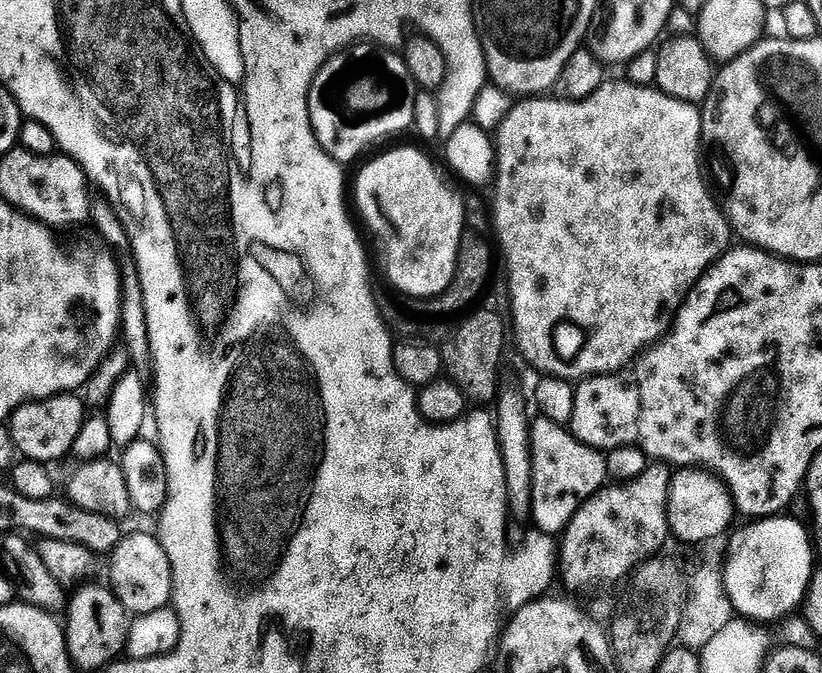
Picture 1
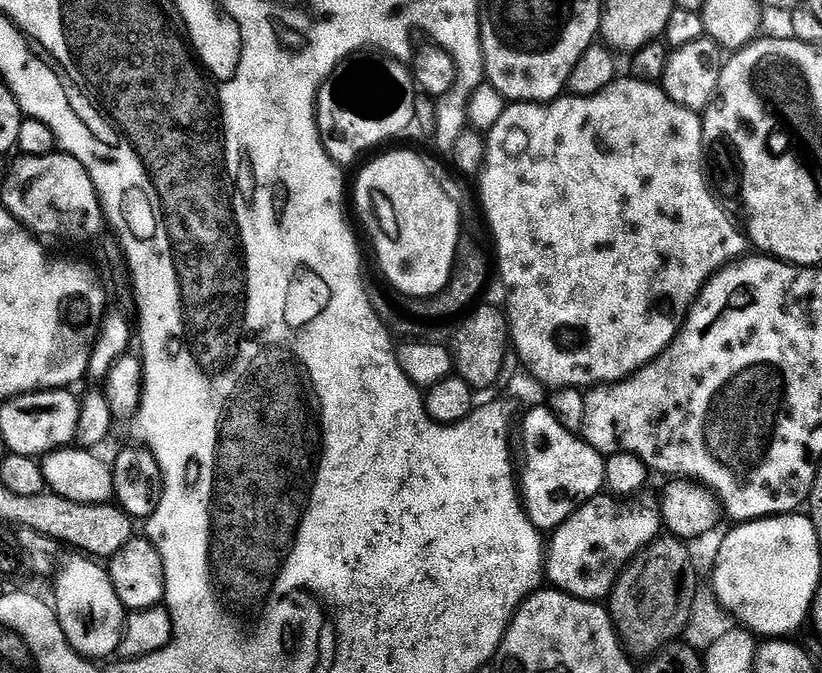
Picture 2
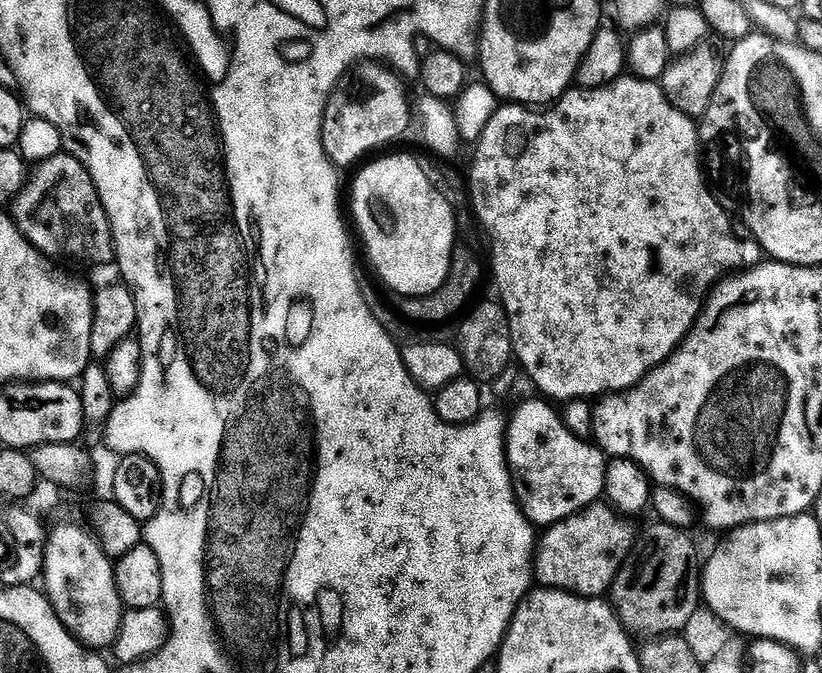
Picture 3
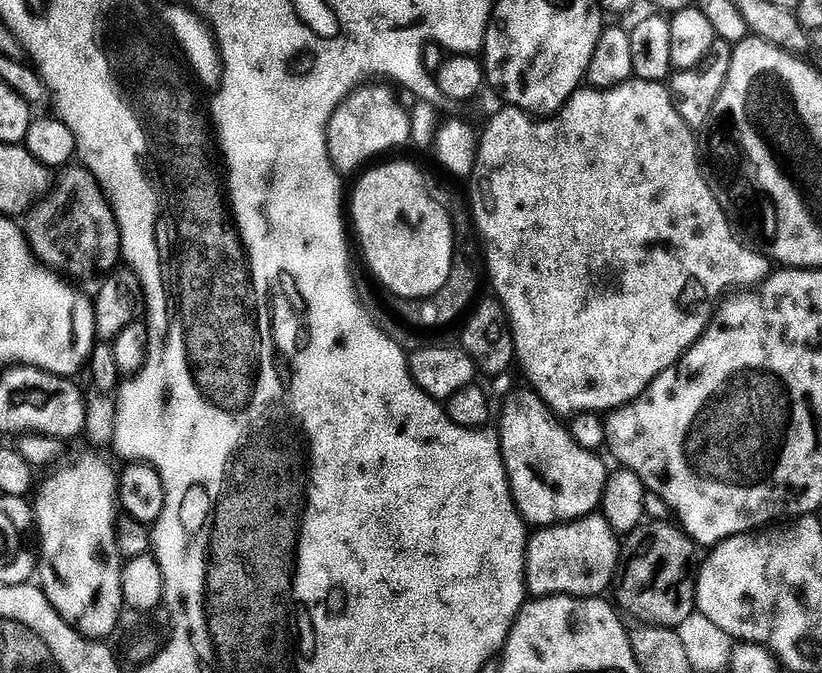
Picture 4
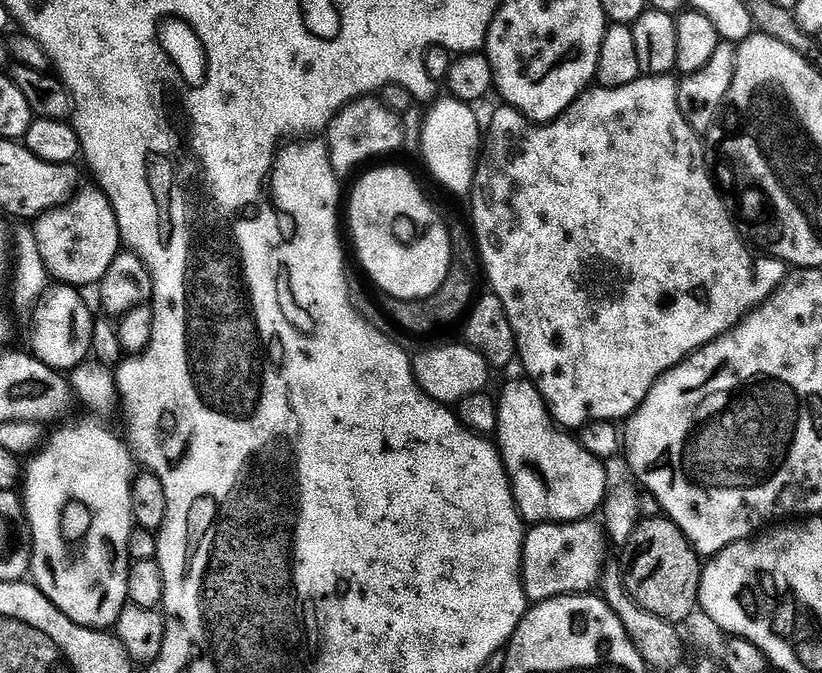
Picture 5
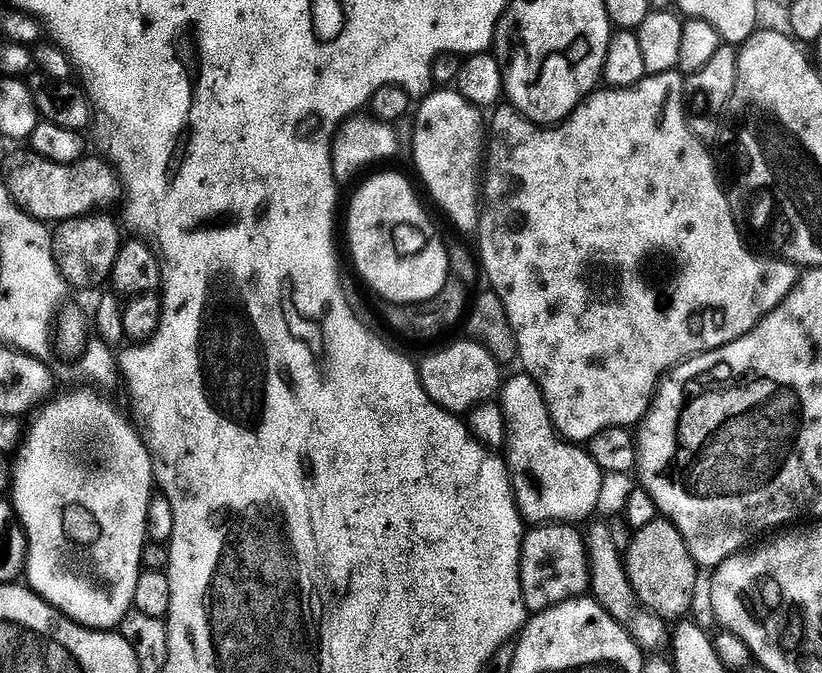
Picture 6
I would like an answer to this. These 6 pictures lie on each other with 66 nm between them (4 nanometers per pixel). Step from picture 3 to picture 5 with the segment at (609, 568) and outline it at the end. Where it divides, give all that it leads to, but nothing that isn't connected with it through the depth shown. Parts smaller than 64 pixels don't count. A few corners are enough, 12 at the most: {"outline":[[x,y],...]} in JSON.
{"outline":[[538,524],[524,538],[529,601],[584,594],[600,576],[592,532]]}

